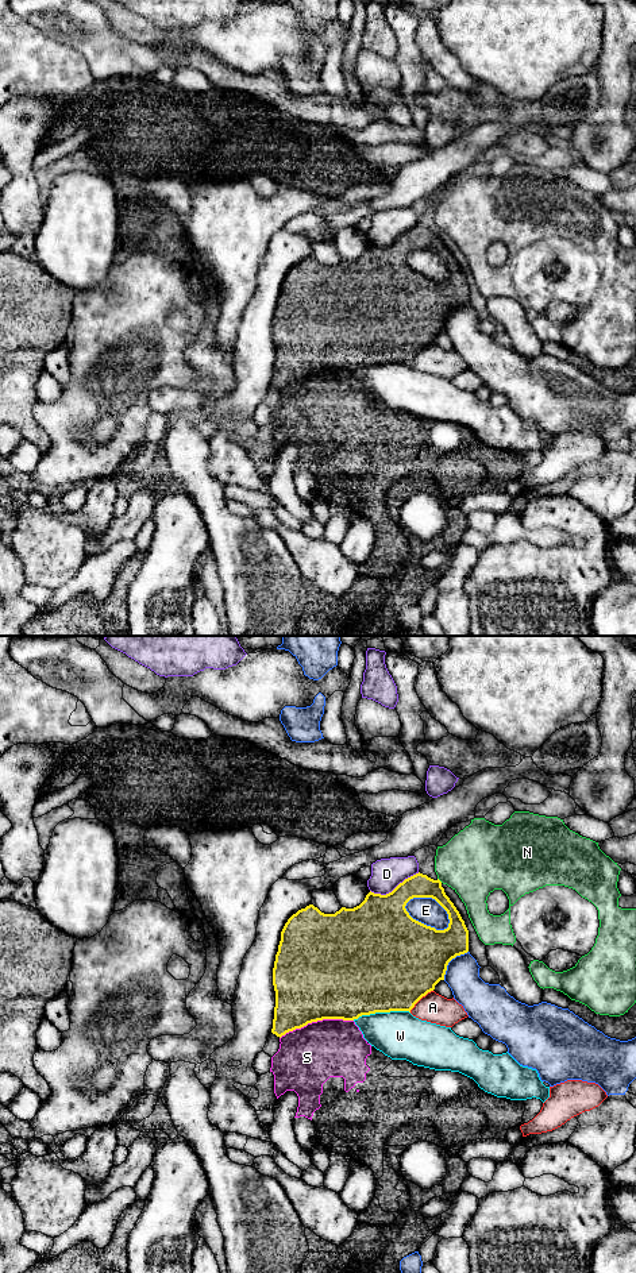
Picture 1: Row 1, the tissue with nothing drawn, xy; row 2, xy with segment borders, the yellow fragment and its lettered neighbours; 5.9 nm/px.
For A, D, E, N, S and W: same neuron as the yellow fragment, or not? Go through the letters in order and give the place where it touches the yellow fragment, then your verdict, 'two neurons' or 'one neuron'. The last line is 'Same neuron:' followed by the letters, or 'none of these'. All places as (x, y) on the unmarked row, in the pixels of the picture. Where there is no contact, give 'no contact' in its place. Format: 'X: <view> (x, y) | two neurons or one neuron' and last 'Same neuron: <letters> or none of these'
A: xy (420, 350) | two neurons
D: xy (396, 239) | two neurons
E: xy (426, 277) | two neurons
N: xy (439, 232) | two neurons
S: xy (316, 373) | two neurons
W: xy (381, 363) | two neurons
Same neuron: none of these

